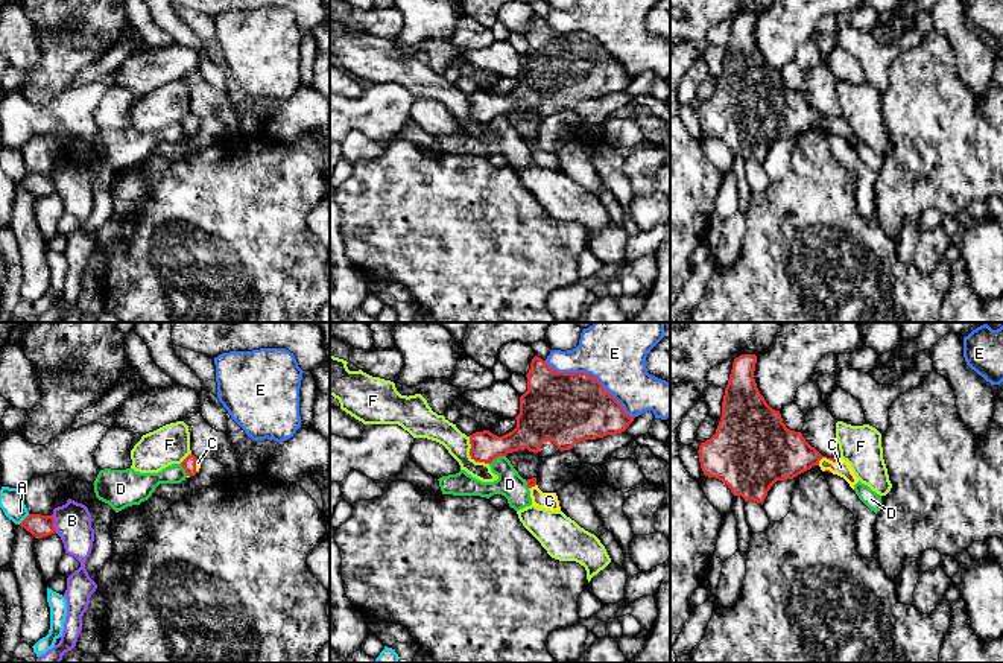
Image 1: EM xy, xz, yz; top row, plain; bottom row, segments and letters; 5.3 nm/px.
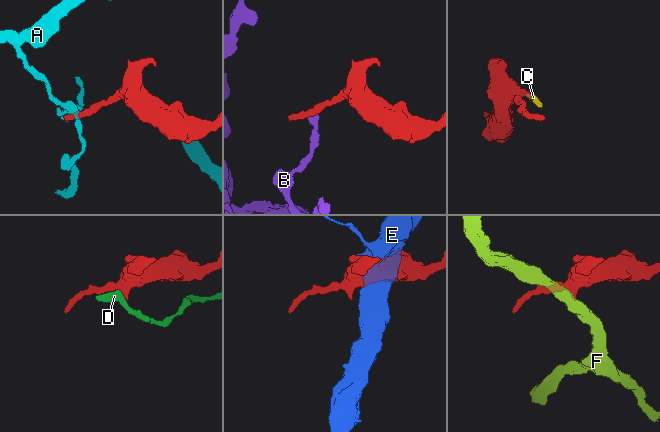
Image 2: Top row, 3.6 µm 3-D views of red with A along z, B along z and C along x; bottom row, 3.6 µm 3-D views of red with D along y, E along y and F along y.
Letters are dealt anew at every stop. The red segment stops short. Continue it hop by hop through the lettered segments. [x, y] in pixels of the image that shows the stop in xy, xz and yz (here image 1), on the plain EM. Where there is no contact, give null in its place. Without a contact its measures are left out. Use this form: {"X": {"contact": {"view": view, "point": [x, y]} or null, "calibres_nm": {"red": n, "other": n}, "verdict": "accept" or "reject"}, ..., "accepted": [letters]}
{"A": {"contact": {"view": "xy", "point": [25, 178]}, "calibres_nm": {"red": 120, "other": 130}, "verdict": "reject"}, "B": {"contact": {"view": "xy", "point": [53, 183]}, "calibres_nm": {"red": 120, "other": 190}, "verdict": "reject"}, "C": {"contact": {"view": "yz", "point": [827, 117]}, "calibres_nm": {"red": 280, "other": 90}, "verdict": "accept"}, "D": {"contact": {"view": "xz", "point": [497, 116]}, "calibres_nm": {"red": 190, "other": 140}, "verdict": "reject"}, "E": {"contact": {"view": "xz", "point": [590, 34]}, "calibres_nm": {"red": 380, "other": 280}, "verdict": "reject"}, "F": {"contact": {"view": "xz", "point": [470, 114]}, "calibres_nm": {"red": 160, "other": 140}, "verdict": "reject"}, "accepted": ["C"]}

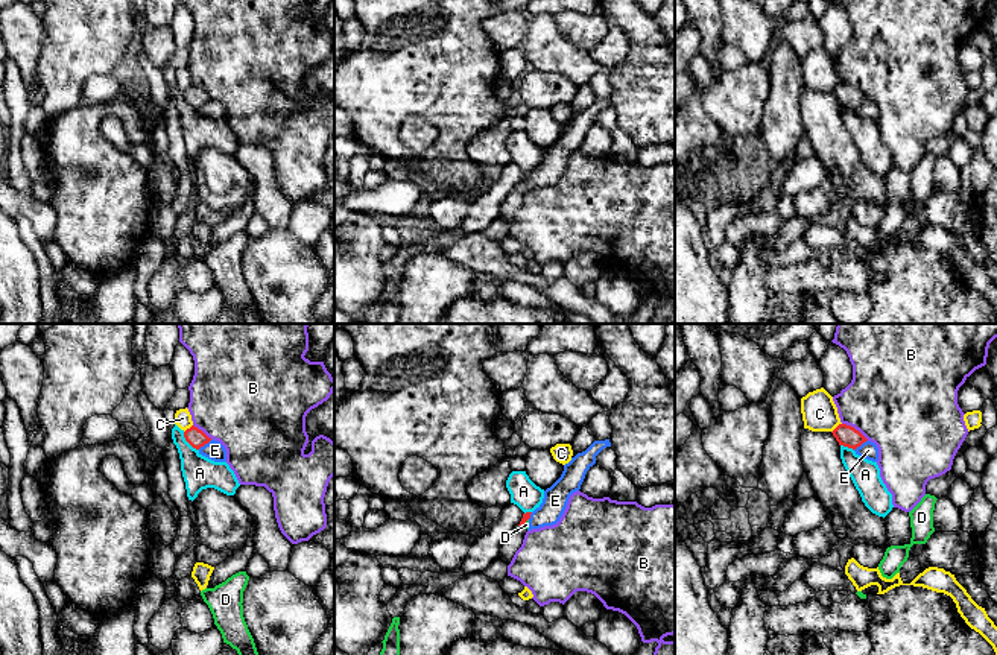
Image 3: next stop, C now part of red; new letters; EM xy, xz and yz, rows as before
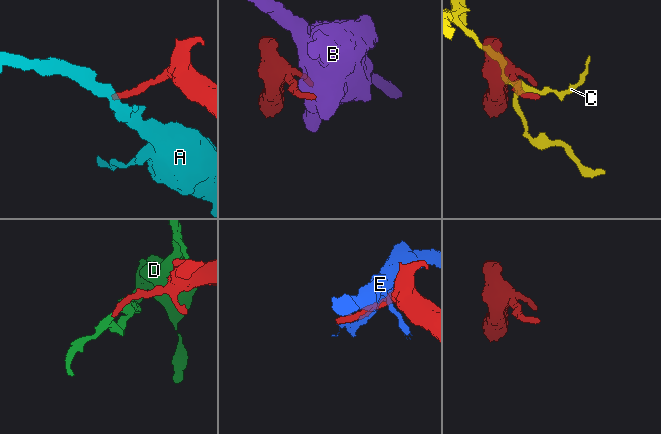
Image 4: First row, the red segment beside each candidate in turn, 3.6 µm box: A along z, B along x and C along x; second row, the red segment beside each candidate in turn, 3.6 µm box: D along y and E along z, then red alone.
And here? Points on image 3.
{"A": {"contact": {"view": "xy", "point": [189, 102]}, "calibres_nm": {"red": 100, "other": 180}, "verdict": "reject"}, "B": {"contact": {"view": "yz", "point": [854, 88]}, "calibres_nm": {"red": 110, "other": 480}, "verdict": "reject"}, "C": {"contact": {"view": "yz", "point": [836, 87]}, "calibres_nm": {"red": 110, "other": 190}, "verdict": "reject"}, "D": {"contact": {"view": "xz", "point": [525, 181]}, "calibres_nm": {"red": 40, "other": 30}, "verdict": "reject"}, "E": {"contact": {"view": "xy", "point": [204, 104]}, "calibres_nm": {"red": 100, "other": 100}, "verdict": "reject"}, "accepted": []}

